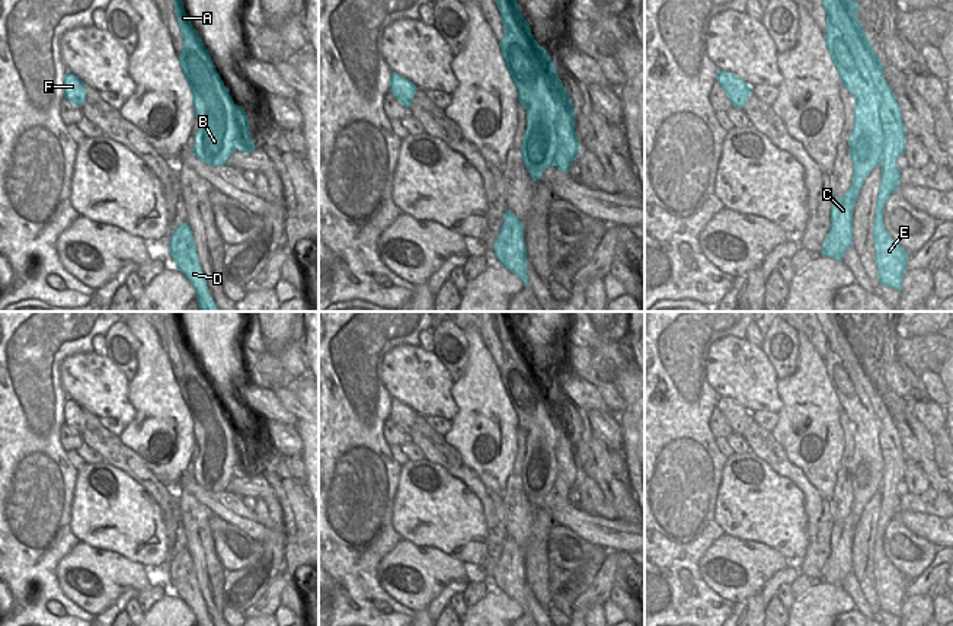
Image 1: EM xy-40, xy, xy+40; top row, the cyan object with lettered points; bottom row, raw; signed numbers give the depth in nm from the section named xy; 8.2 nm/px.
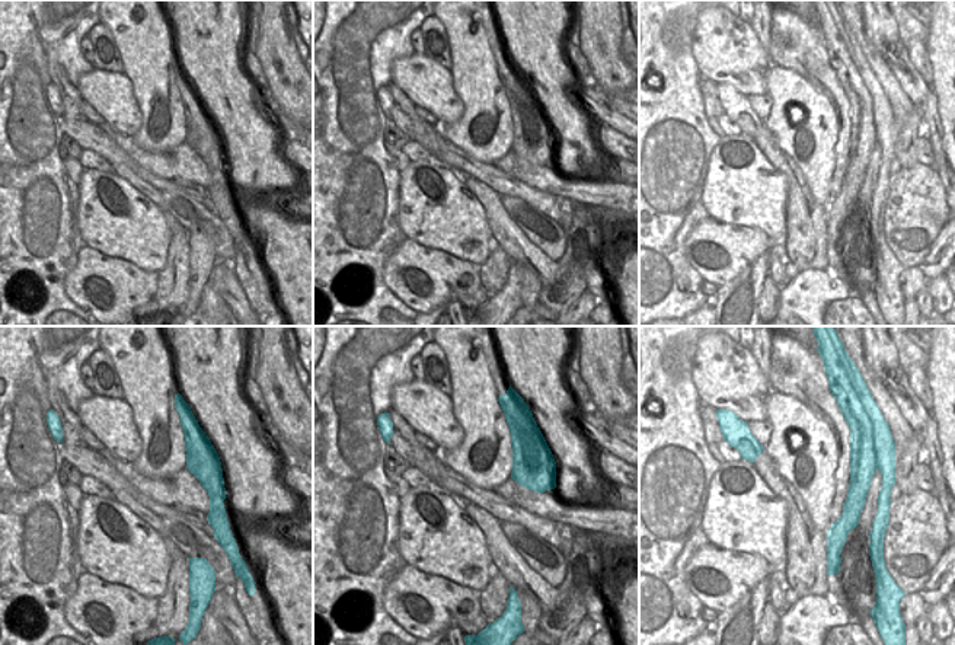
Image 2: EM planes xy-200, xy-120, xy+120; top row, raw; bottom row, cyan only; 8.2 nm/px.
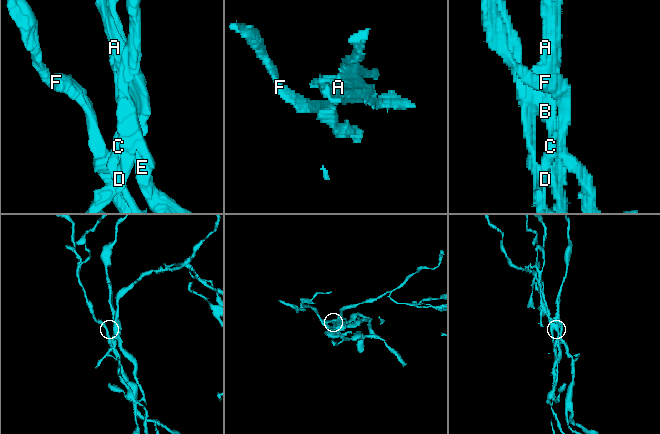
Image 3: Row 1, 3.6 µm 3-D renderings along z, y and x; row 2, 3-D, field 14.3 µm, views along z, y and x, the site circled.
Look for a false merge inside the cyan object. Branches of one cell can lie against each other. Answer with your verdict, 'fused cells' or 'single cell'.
fused cells

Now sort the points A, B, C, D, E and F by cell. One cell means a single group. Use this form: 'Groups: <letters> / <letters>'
Groups: A B C D F / E

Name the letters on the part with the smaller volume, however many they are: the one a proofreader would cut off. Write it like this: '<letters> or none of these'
E

